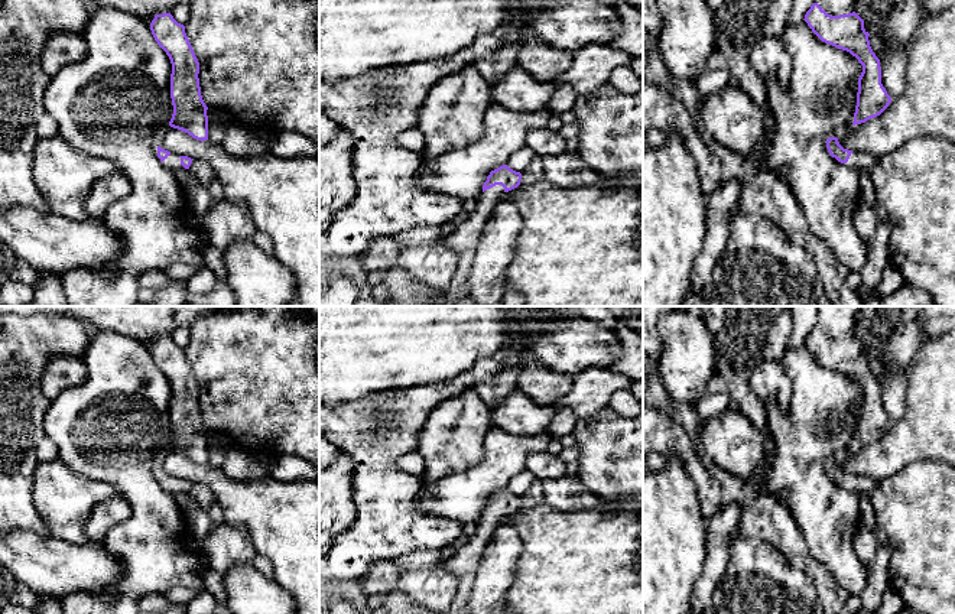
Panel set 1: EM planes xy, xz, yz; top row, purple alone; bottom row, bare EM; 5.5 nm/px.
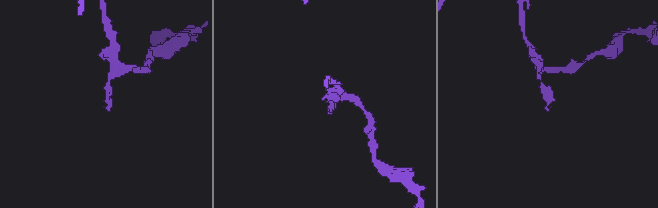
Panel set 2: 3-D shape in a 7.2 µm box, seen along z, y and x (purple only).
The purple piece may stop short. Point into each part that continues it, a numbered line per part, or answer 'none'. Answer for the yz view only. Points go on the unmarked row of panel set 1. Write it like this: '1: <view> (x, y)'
1: yz (860, 484)

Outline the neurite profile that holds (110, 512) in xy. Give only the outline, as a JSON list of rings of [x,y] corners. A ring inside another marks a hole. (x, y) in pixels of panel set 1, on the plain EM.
[[[117,491],[104,498],[90,513],[85,535],[91,542],[103,542],[107,532],[131,516],[129,501]]]

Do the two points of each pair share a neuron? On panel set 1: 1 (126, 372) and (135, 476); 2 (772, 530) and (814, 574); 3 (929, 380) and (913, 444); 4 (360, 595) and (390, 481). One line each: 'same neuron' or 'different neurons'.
1: same neuron
2: same neuron
3: same neuron
4: same neuron

